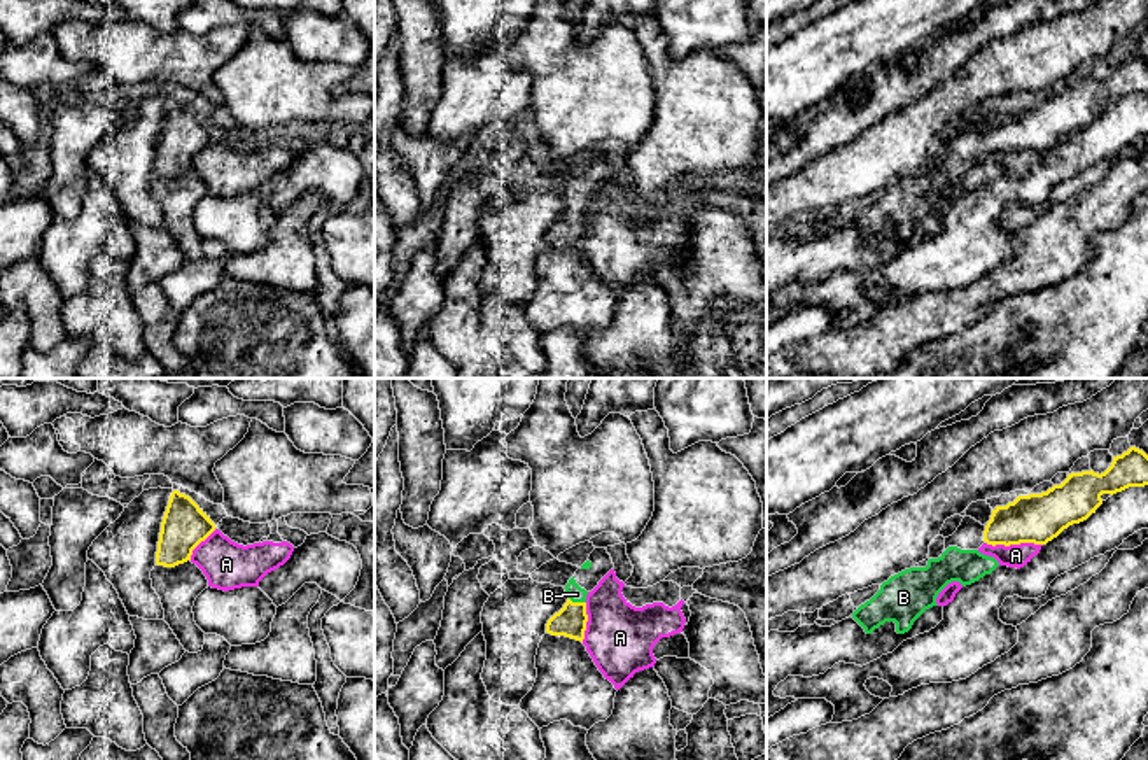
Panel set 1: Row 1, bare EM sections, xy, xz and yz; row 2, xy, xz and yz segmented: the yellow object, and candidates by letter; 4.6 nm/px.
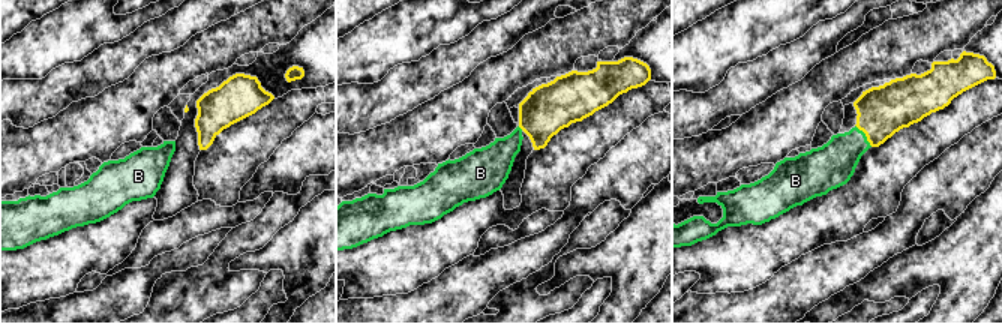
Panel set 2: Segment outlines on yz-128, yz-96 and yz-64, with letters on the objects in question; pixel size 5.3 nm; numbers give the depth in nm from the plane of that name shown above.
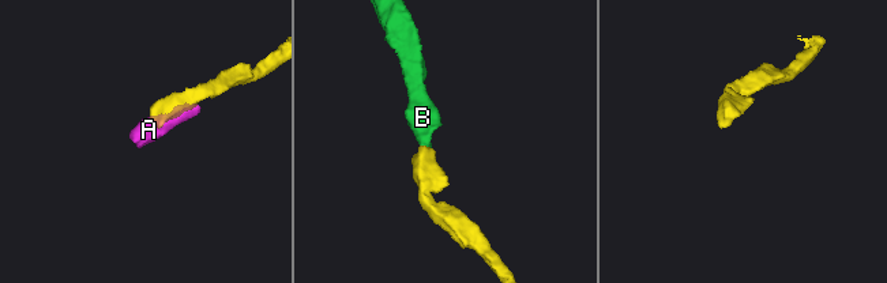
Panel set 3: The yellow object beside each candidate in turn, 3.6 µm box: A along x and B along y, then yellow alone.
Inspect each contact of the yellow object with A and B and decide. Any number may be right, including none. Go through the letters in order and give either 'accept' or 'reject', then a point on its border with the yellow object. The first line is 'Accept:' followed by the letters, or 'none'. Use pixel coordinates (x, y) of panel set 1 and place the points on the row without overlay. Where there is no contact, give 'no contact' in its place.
Accept: B
A: reject; meets yellow in yz at (1014, 151)
B: accept; meets yellow in xz at (578, 211)

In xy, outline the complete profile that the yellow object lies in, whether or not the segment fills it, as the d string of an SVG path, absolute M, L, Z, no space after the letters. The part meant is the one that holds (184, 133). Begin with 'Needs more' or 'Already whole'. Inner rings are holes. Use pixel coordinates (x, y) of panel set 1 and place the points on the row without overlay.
Already whole. M173 98L161 130L156 172L175 175L215 138L210 124L186 102Z

